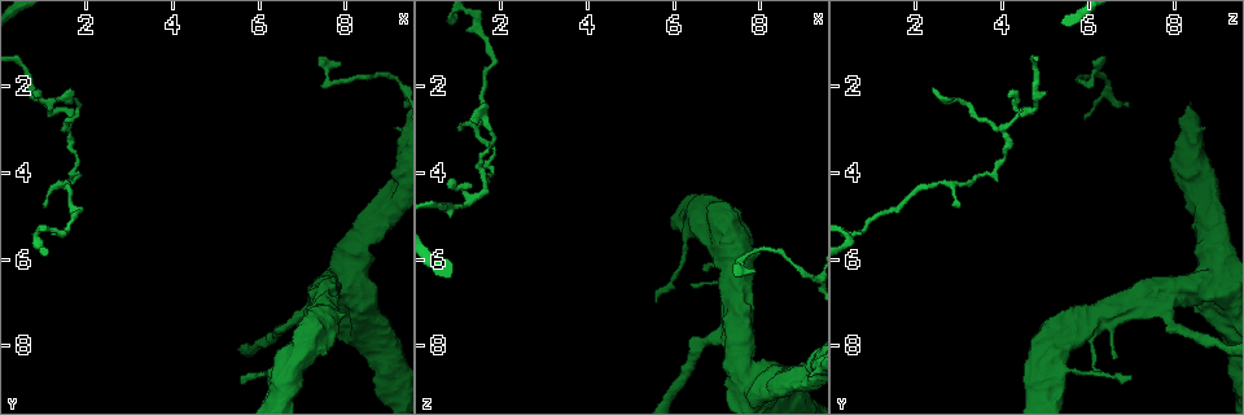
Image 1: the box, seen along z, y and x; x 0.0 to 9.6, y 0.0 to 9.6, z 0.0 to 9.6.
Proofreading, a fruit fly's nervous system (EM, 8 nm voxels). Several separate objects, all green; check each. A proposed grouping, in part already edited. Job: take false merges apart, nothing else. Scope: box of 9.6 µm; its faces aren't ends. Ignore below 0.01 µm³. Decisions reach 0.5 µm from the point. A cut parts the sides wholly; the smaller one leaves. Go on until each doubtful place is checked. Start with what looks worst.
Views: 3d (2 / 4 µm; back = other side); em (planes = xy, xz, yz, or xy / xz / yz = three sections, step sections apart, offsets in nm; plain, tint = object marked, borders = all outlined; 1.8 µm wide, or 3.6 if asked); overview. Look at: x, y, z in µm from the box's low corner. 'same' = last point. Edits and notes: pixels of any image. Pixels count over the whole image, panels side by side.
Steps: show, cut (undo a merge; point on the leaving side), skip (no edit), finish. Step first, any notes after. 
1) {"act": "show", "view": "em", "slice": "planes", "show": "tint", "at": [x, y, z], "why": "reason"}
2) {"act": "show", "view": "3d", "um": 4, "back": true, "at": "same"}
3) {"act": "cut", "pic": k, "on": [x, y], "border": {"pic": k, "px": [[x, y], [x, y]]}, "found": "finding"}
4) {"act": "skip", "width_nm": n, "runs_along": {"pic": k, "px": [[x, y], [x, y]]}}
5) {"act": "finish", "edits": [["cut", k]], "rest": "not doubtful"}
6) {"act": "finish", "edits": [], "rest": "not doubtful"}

{"act": "show", "view": "3d", "um": 4, "at": [7.25, 6.95, 7.85], "why": "thick turns thin"}

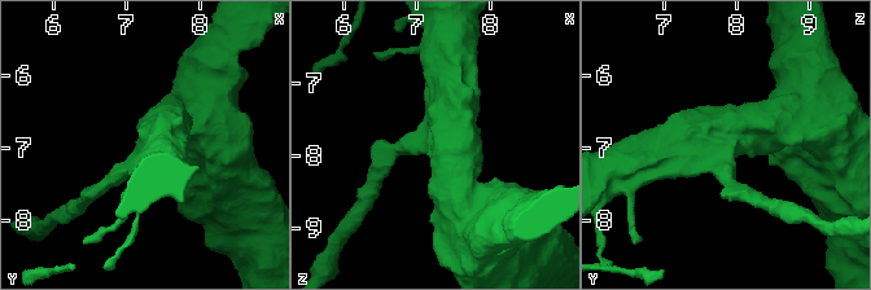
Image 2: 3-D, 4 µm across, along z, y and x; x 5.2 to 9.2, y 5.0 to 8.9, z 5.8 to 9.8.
{"act": "show", "view": "em", "um": 3.6, "slice": "planes", "show": "tint", "at": [7.25, 7.05, 7.90], "arms": 3, "arm_widths_nm": [220, 480, 600]}

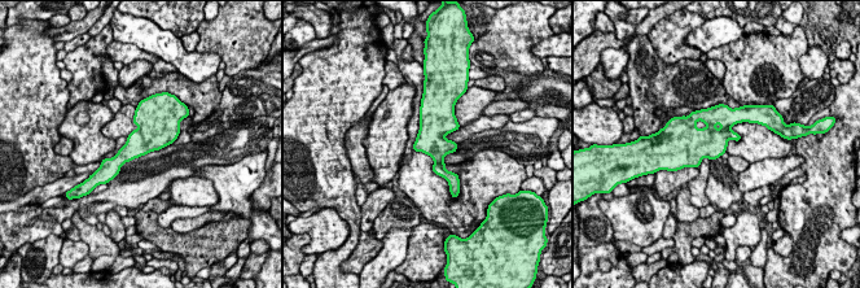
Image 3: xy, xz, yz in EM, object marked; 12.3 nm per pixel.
{"act": "skip", "found": "continuous, no second neuron"}

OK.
{"act": "show", "view": "3d", "um": 4, "at": [1.60, 3.10, 4.15], "why": "branch point"}

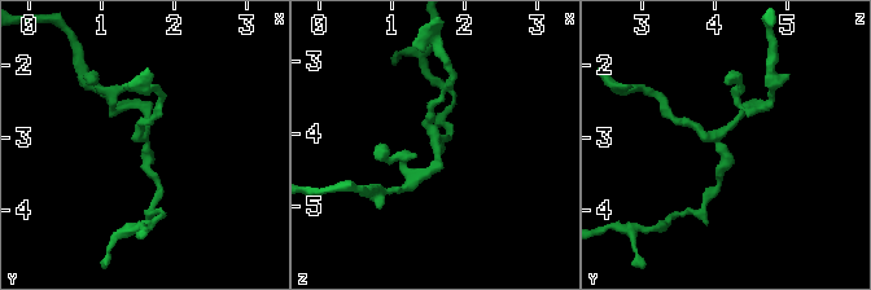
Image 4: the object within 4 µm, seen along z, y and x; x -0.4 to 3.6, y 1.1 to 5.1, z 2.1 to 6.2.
{"act": "show", "view": "em", "slice": "planes", "show": "borders", "at": [1.60, 3.10, 4.10], "arms": 3, "why": "shape alone is not enough"}

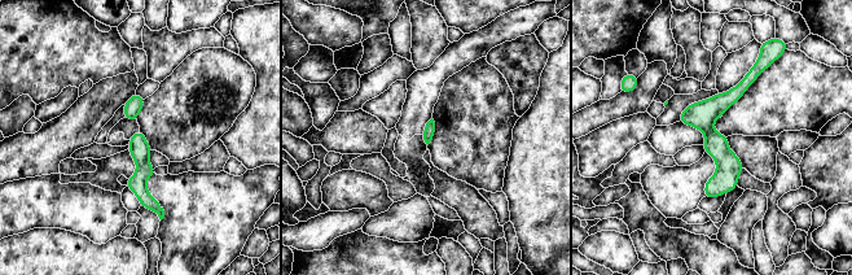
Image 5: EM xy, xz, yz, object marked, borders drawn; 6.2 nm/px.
{"act": "skip", "runs_along": {"pic": 5, "px": [[756, 69], [710, 117], [723, 178], [707, 193]]}, "found": "one neuron here"}

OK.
{"act": "show", "view": "em", "slice": "planes", "show": "tint", "at": [7.50, 1.75, 6.10], "why": "sudden change in width"}

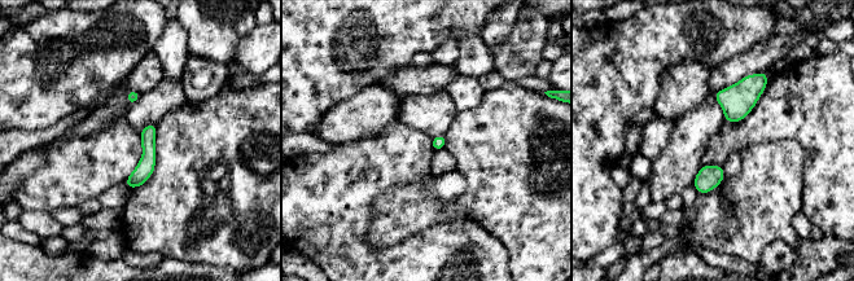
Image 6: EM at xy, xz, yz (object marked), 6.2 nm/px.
{"act": "skip", "width_nm": 60, "runs_along": {"pic": 6, "px": [[152, 127], [148, 162], [131, 184]]}, "found": "one neuron here"}

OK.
{"act": "finish", "edits": [], "rest": "not doubtful"}

